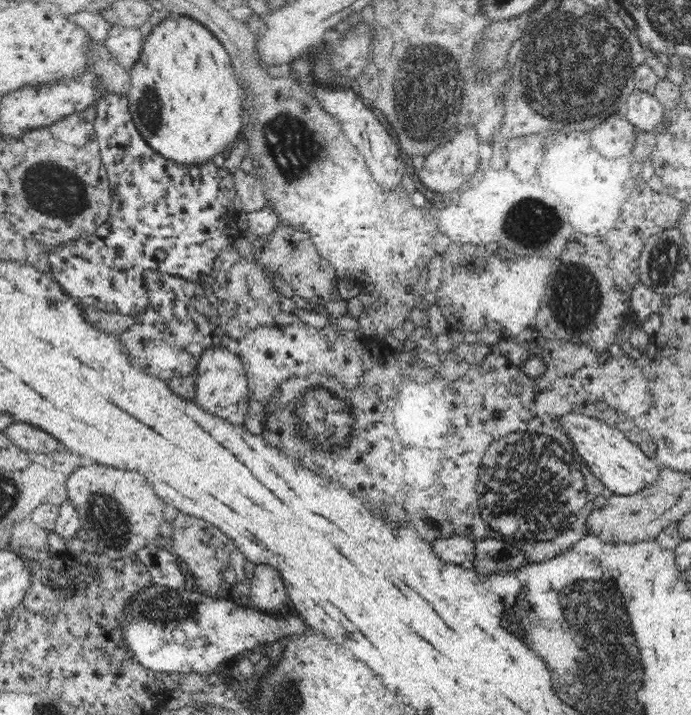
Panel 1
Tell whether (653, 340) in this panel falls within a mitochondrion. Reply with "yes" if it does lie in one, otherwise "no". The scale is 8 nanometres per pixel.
no

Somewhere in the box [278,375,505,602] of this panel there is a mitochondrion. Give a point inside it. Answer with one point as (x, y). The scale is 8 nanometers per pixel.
(324, 422)

